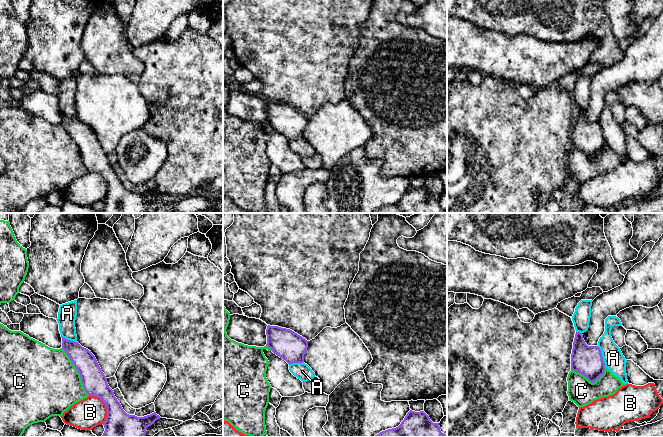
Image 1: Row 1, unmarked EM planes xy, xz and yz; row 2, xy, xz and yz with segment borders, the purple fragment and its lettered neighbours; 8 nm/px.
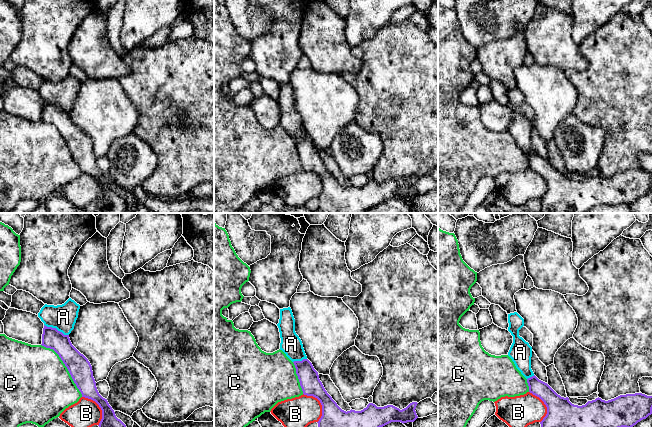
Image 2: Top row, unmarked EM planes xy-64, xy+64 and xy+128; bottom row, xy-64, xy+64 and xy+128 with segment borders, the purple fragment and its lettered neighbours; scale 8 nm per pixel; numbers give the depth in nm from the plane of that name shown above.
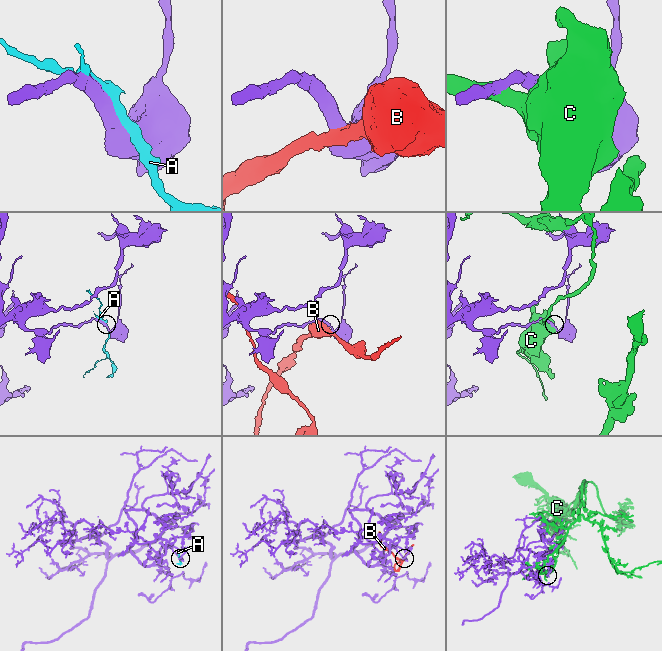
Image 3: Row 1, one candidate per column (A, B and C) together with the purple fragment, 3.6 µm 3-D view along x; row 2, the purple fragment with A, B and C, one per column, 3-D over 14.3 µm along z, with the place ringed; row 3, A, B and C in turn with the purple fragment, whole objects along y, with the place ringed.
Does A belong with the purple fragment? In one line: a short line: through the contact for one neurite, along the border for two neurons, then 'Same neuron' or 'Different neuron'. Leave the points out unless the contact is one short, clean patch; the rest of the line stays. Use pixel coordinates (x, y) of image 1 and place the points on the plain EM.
Different neuron

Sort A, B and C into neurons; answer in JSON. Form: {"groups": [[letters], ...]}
{"groups": [["A"], ["B"], ["C"]]}

